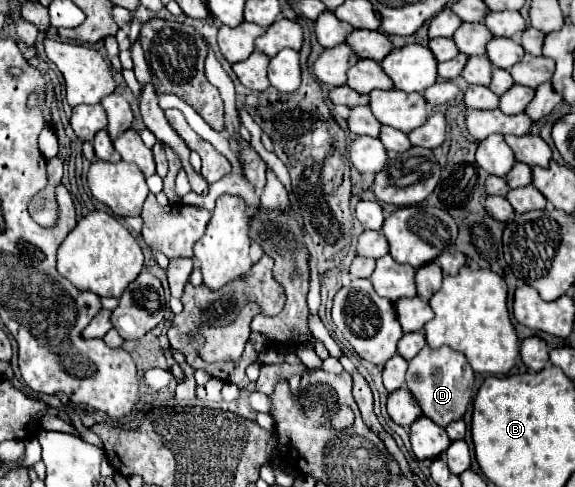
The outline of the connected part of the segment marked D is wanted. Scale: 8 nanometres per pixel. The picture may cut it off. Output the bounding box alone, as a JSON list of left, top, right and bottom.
[407,346,475,426]

